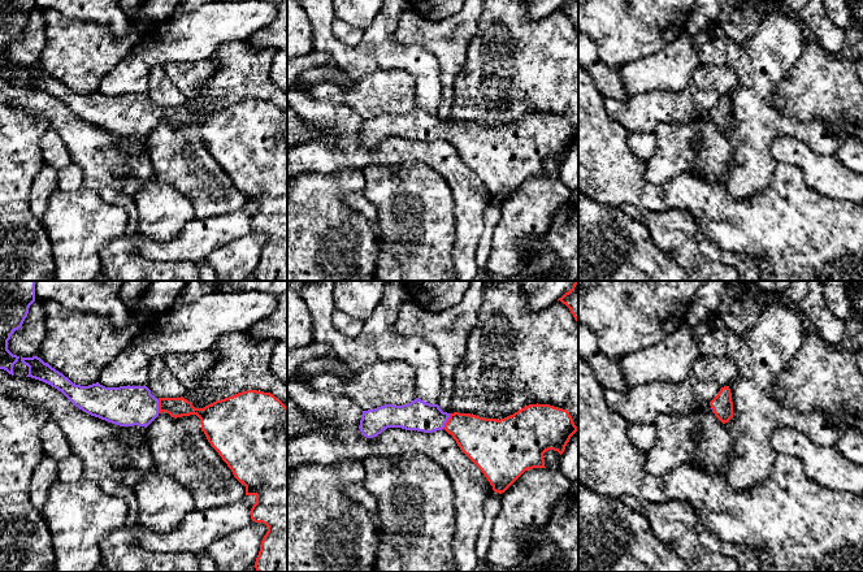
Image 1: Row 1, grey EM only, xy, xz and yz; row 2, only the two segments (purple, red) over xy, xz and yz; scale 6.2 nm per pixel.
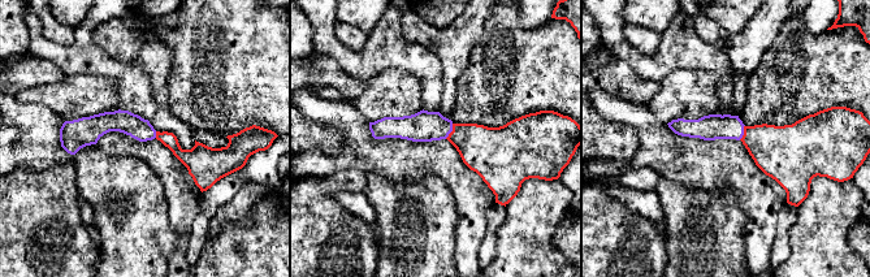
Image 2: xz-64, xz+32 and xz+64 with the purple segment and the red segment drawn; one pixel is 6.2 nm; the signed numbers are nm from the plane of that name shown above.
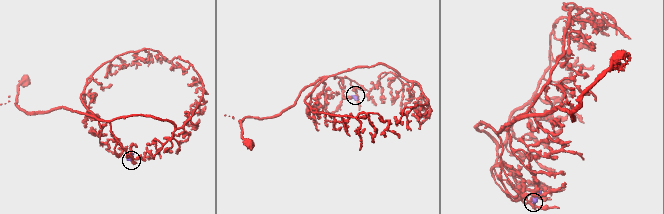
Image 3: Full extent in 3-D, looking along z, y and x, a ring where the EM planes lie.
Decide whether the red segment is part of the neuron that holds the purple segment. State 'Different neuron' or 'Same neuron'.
Same neuron

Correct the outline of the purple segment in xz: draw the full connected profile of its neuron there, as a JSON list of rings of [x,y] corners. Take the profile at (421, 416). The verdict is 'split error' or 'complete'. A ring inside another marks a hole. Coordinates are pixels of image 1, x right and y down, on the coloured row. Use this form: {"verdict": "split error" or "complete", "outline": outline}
{"verdict": "split error", "outline": [[[419,398],[403,406],[363,411],[359,429],[364,437],[377,437],[387,428],[424,433],[444,429],[499,494],[525,471],[546,468],[543,454],[554,450],[561,455],[577,432],[569,412],[550,404],[529,404],[496,420],[447,413]]]}

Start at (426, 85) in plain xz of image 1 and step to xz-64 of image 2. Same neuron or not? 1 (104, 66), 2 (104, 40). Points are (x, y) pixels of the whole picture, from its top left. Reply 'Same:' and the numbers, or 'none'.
Same: 1

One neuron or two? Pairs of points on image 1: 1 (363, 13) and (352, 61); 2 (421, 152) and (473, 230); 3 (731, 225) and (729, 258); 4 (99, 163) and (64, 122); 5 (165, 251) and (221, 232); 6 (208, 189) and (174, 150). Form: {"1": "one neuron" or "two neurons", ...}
{"1": "two neurons", "2": "one neuron", "3": "two neurons", "4": "one neuron", "5": "one neuron", "6": "one neuron"}

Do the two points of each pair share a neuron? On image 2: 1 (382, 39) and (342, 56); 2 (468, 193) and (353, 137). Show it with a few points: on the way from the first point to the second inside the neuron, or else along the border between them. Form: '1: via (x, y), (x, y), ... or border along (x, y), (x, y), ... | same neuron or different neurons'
1: via (372, 50), (364, 57), (353, 57) | same neuron
2: via (440, 164), (433, 158), (381, 156) | same neuron

